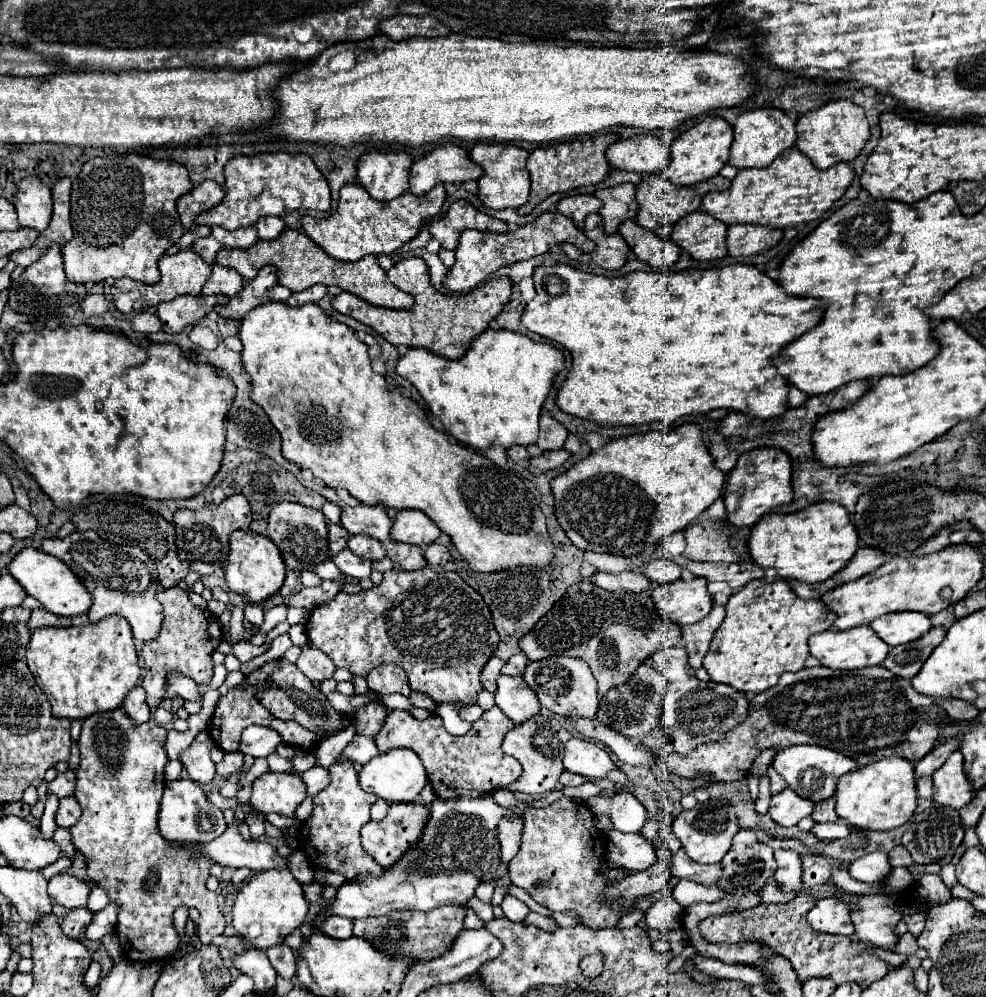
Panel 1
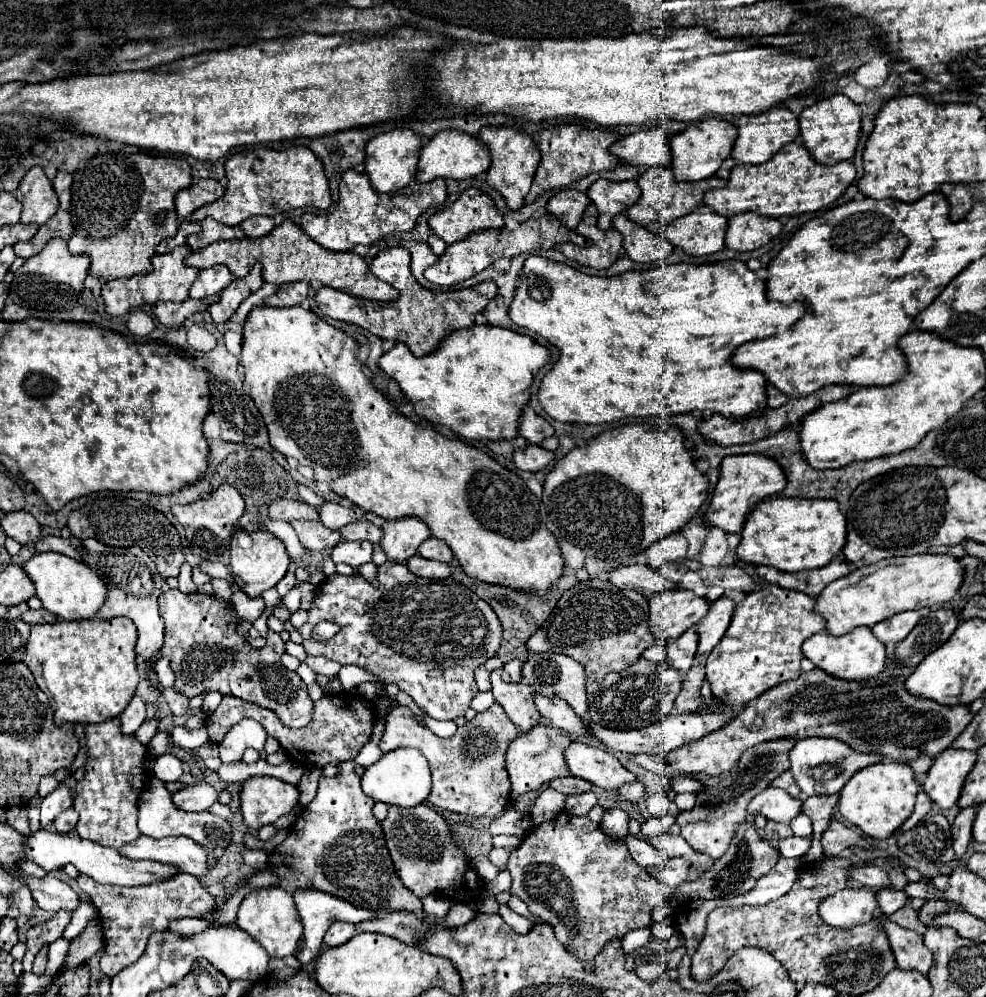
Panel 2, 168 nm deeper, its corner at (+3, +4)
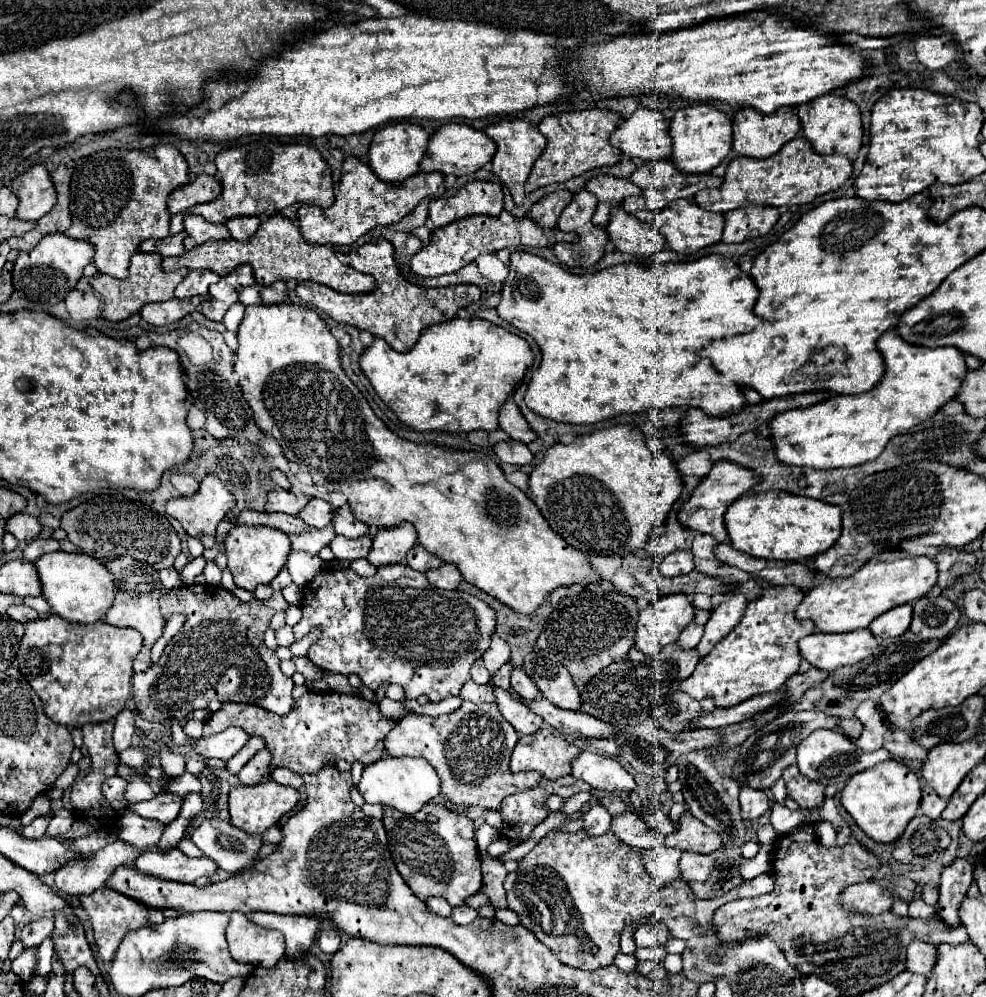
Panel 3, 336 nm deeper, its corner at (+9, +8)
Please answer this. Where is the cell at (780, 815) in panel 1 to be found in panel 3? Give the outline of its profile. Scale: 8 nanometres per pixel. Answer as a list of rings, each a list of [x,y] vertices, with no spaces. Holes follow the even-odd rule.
[[[747,785],[741,787],[739,805],[741,805],[741,817],[743,817],[743,821],[753,821],[753,819],[765,815],[771,809],[767,795],[763,791],[751,789]]]

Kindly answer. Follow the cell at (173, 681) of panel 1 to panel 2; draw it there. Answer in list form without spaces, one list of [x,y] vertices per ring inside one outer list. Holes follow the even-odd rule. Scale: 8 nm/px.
[[[165,657],[157,659],[157,663],[155,663],[155,675],[157,675],[157,679],[159,679],[159,683],[163,687],[173,687],[175,673],[173,673],[173,669],[171,669],[171,665],[169,665],[169,661]]]

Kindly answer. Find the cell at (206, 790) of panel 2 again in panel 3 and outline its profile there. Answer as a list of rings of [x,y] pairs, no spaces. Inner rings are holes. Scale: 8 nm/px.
[[[159,793],[149,801],[139,801],[139,803],[131,803],[127,809],[137,813],[143,819],[155,819],[163,825],[169,825],[181,809],[183,801],[179,801],[177,797],[171,797],[171,793]]]

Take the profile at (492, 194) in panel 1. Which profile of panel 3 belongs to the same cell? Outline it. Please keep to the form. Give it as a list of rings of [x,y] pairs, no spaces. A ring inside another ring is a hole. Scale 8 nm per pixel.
[[[503,119],[495,125],[489,125],[485,129],[485,133],[497,143],[497,153],[491,161],[495,175],[499,175],[499,179],[509,187],[515,205],[523,205],[523,199],[525,199],[523,185],[533,169],[533,163],[539,159],[539,155],[543,153],[543,149],[547,145],[545,135],[533,123],[529,123],[525,119]]]

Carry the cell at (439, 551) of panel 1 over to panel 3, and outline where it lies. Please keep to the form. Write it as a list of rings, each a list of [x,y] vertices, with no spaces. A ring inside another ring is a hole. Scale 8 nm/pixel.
[[[415,545],[409,553],[407,553],[407,565],[415,571],[429,571],[429,569],[439,569],[443,565],[443,561],[431,553],[427,553],[421,545]]]

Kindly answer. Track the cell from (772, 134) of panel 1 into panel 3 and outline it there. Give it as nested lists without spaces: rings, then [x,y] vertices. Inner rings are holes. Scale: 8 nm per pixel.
[[[745,107],[739,109],[733,121],[733,151],[745,157],[755,157],[755,159],[765,159],[775,155],[787,141],[795,139],[801,129],[799,117],[793,107],[781,107],[771,115],[757,113],[757,109]]]

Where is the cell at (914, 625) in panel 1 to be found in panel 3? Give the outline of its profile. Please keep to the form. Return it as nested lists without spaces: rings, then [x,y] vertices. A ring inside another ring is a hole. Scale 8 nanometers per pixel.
[[[907,603],[907,605],[893,607],[891,611],[879,615],[879,617],[873,619],[871,625],[869,625],[871,633],[873,633],[875,637],[881,637],[881,639],[903,635],[903,633],[909,629],[909,625],[911,625],[911,609],[913,609],[913,607]]]

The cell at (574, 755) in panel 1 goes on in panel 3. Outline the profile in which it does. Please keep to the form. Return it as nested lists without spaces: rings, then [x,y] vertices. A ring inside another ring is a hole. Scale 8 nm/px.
[[[583,751],[573,763],[575,779],[589,783],[593,789],[603,791],[635,791],[635,779],[611,757]]]

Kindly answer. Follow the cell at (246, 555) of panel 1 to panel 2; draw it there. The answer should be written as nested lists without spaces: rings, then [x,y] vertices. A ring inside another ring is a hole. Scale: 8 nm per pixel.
[[[243,529],[233,533],[229,569],[235,575],[239,589],[249,597],[259,597],[263,591],[275,587],[287,573],[287,567],[289,567],[289,555],[285,551],[285,545],[273,533],[267,533],[267,531],[249,533]]]

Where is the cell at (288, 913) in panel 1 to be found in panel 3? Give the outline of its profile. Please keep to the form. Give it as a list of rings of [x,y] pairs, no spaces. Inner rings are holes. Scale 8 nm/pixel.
[[[231,913],[227,941],[231,957],[253,967],[271,969],[285,953],[283,935],[279,931],[267,931],[251,925],[245,913]]]

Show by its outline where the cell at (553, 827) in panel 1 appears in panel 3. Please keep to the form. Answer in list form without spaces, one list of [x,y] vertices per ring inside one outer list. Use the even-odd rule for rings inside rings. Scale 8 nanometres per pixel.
[[[551,831],[521,859],[519,869],[507,875],[503,887],[509,909],[519,915],[519,925],[535,933],[561,963],[583,971],[611,965],[621,951],[619,941],[623,929],[633,921],[647,919],[661,905],[661,885],[647,873],[641,851],[619,841],[611,831],[599,837],[587,837],[583,831]]]

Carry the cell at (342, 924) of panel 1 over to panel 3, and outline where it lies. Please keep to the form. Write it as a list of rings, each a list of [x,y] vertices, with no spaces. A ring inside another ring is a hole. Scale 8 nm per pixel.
[[[327,929],[327,931],[321,931],[319,933],[319,947],[323,953],[337,953],[339,947],[341,947],[341,937],[339,937],[339,931],[337,929]]]

